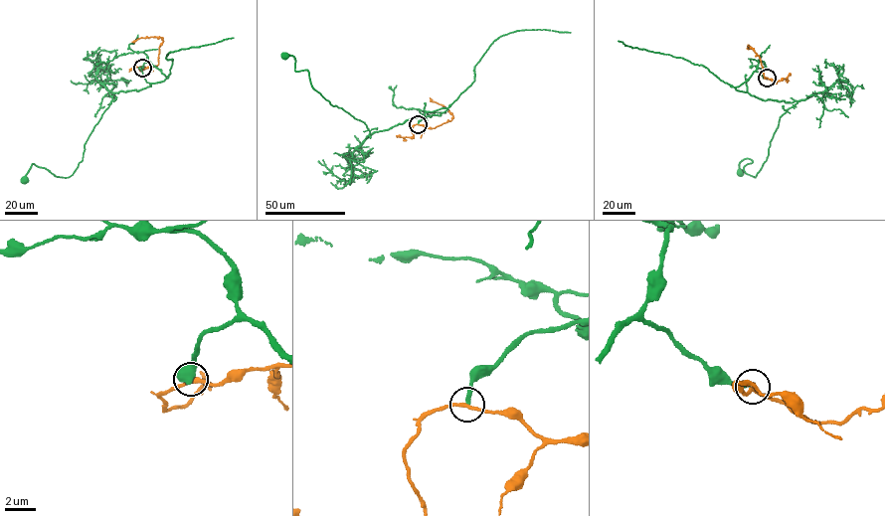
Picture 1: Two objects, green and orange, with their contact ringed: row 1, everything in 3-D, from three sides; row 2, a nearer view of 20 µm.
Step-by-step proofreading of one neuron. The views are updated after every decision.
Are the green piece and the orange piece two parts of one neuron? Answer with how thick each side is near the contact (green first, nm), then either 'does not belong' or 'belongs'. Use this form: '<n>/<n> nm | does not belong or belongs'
280/220 nm | belongs

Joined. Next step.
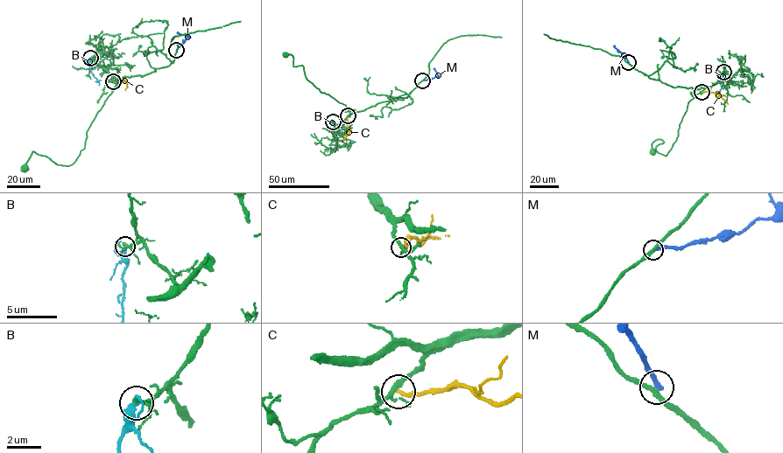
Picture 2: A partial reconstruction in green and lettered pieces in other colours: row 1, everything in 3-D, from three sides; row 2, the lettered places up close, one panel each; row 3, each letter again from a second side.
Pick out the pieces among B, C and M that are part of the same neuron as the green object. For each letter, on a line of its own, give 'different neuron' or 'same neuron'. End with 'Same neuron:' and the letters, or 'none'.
B: different neuron
C: different neuron
M: different neuron
Same neuron: none

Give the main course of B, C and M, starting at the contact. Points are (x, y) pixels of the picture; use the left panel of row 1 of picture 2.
B: (90, 58), (90, 70), (98, 85)
C: (113, 81), (124, 80), (127, 84), (125, 90)
M: (176, 50), (188, 37), (177, 32)

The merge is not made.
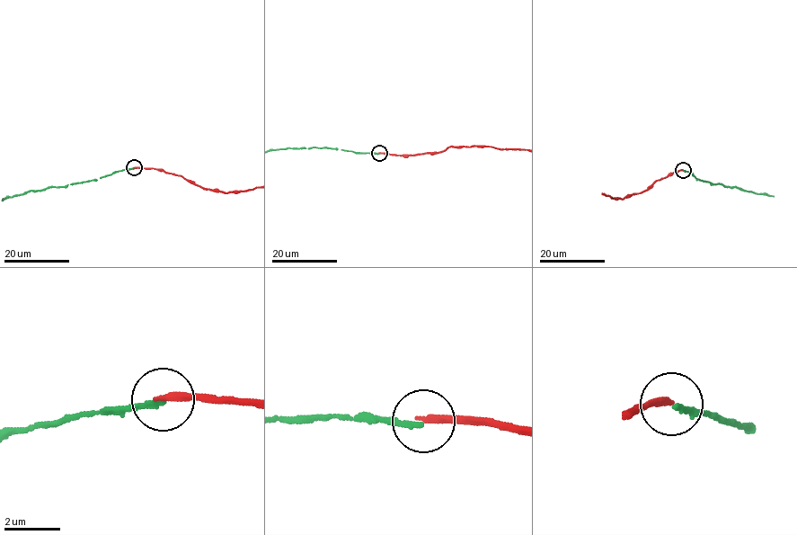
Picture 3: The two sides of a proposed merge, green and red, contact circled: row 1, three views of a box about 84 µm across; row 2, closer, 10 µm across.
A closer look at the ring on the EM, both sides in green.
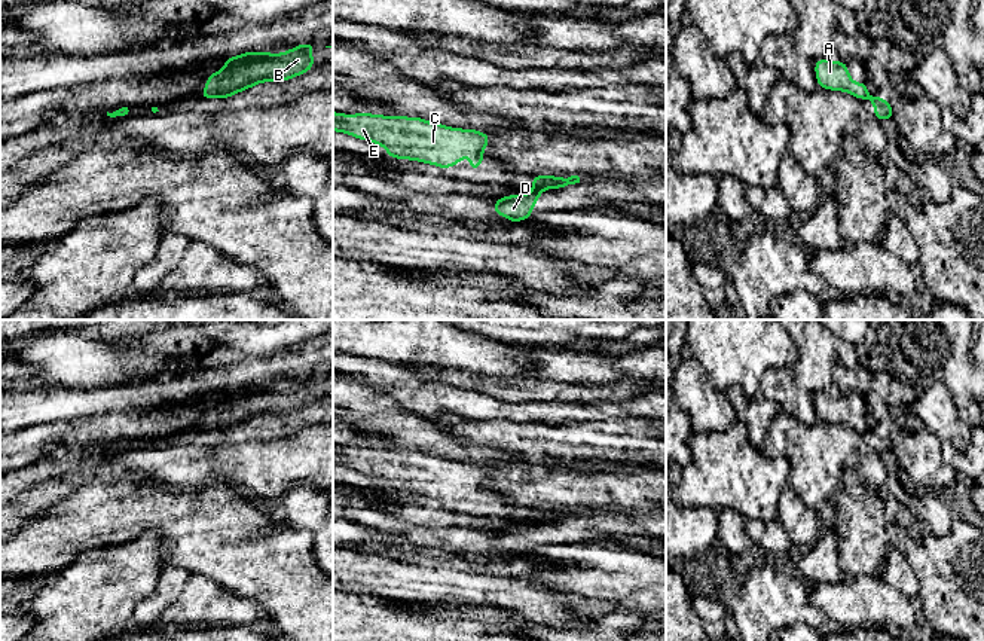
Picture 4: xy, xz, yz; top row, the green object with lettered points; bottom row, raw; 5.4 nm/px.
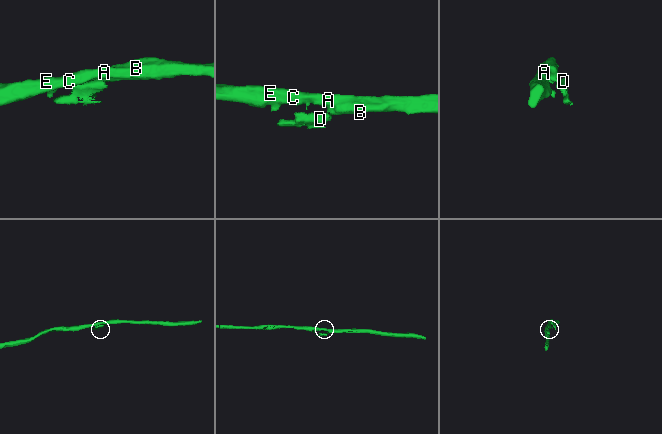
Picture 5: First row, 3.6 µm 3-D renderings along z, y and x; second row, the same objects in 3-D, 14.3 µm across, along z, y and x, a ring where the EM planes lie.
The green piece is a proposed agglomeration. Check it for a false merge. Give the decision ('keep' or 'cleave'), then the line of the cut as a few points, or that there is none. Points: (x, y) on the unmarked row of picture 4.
cleave; cut xz (534, 521), (544, 522)

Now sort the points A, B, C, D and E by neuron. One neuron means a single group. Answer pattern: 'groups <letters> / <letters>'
groups A B C E / D

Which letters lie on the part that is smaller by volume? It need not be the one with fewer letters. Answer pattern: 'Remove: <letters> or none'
Remove: D

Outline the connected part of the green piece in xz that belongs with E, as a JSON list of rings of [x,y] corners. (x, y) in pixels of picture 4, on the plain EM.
[[[333,445],[333,464],[379,477],[386,482],[388,491],[419,494],[441,503],[456,500],[468,488],[471,506],[482,498],[485,492],[482,485],[491,473],[482,464],[450,461],[401,448]]]

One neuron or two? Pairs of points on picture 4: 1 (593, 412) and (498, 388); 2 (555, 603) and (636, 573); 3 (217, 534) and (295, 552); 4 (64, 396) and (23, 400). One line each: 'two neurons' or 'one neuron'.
1: two neurons
2: two neurons
3: one neuron
4: one neuron

